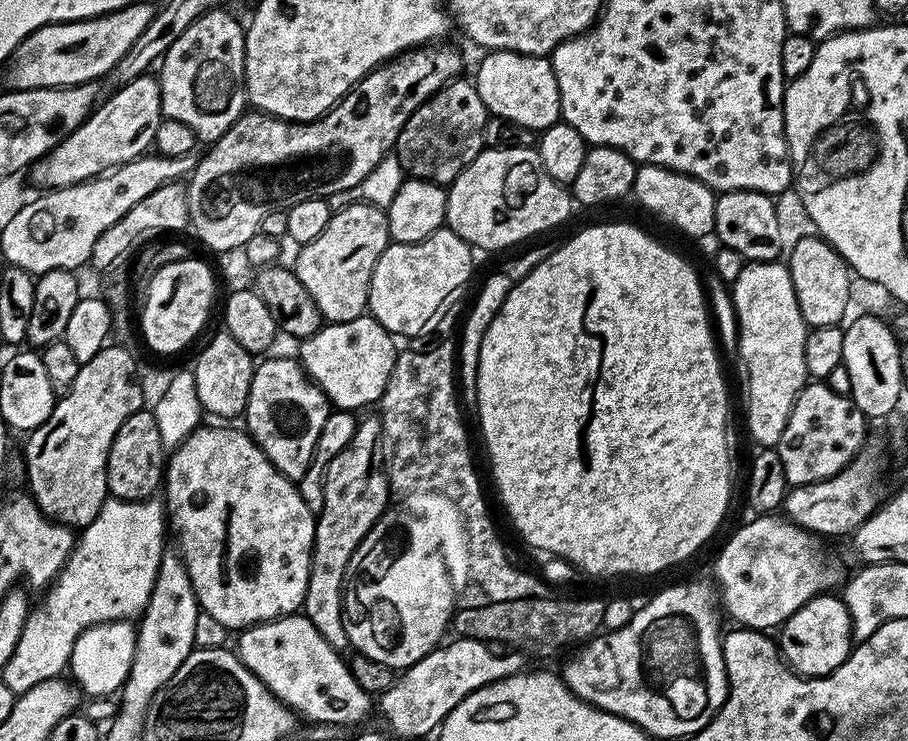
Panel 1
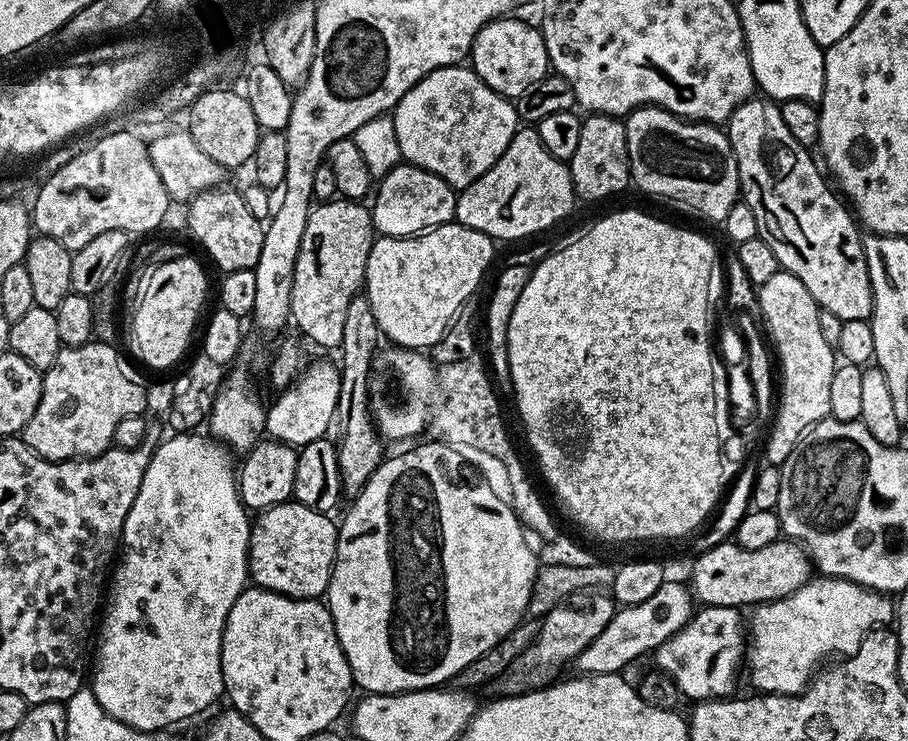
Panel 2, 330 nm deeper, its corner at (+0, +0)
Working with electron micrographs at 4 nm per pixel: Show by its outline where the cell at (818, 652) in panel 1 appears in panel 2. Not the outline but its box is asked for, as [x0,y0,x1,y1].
[654,606,746,702]

